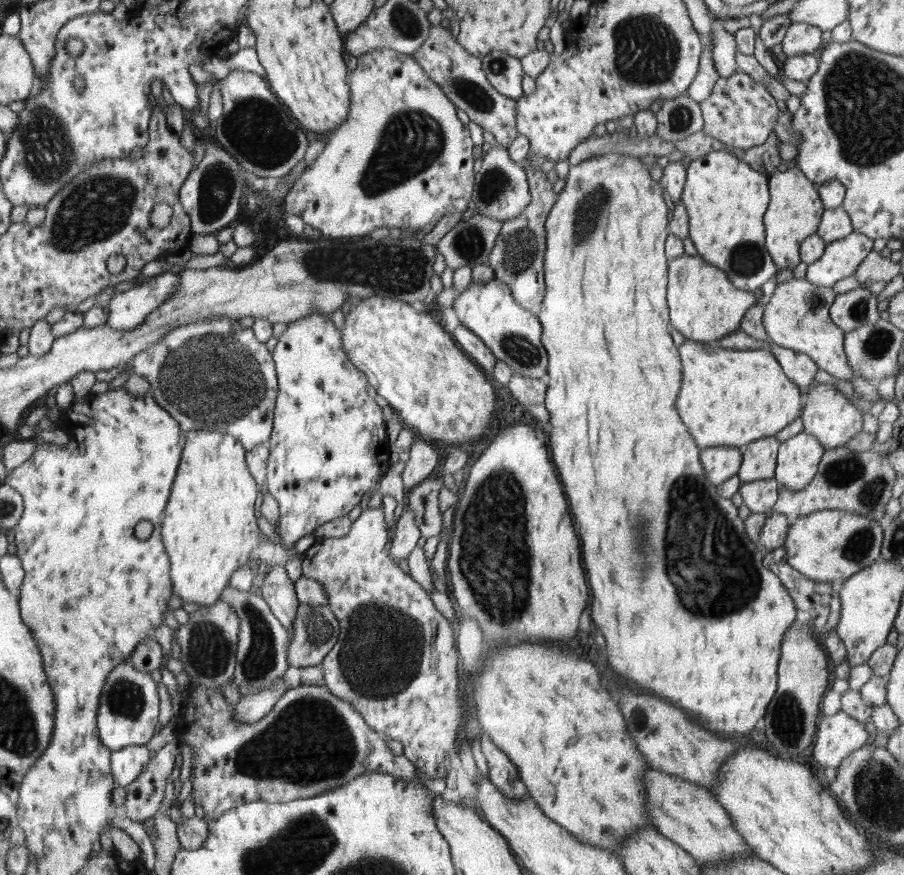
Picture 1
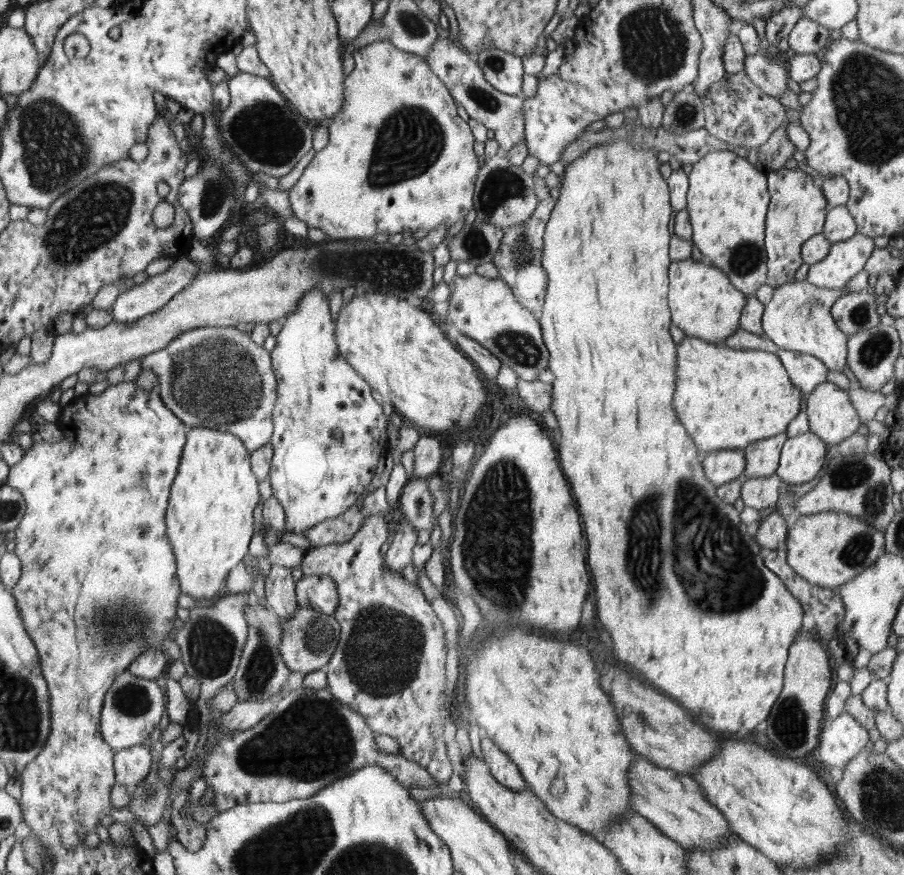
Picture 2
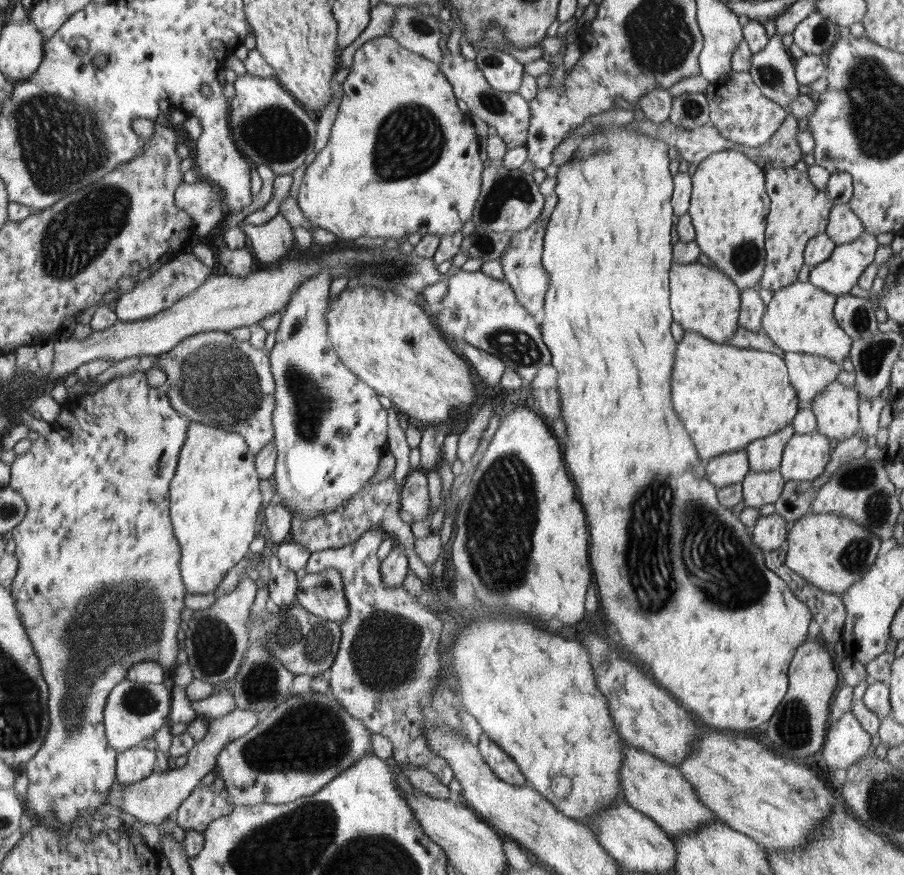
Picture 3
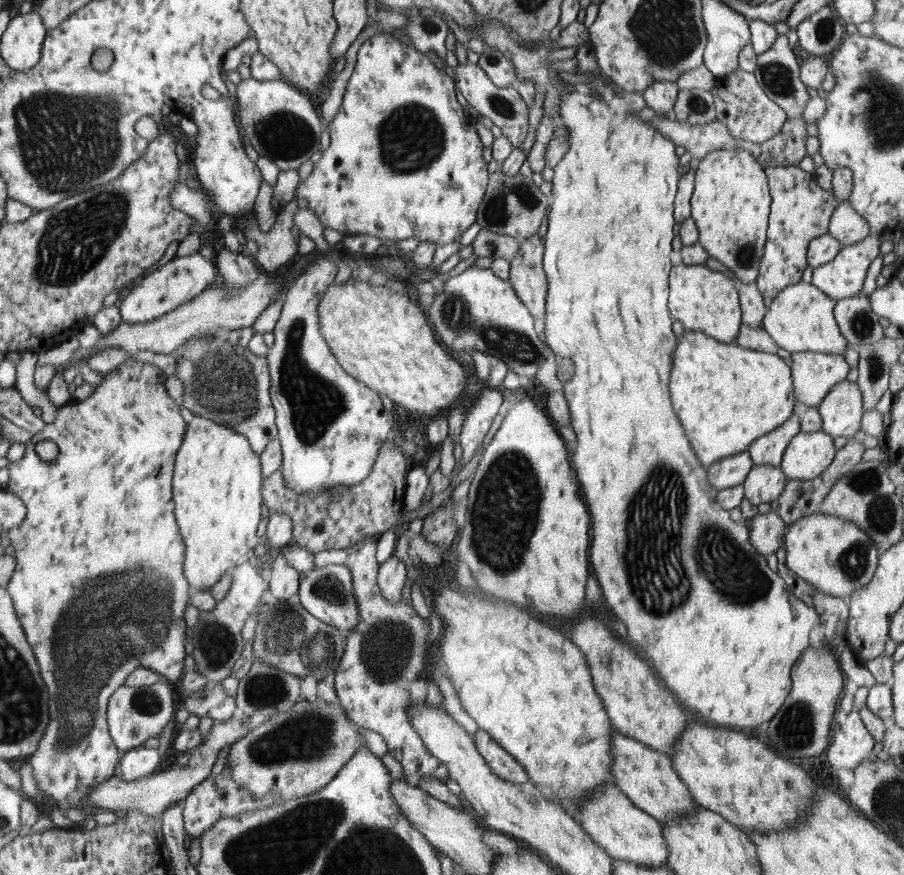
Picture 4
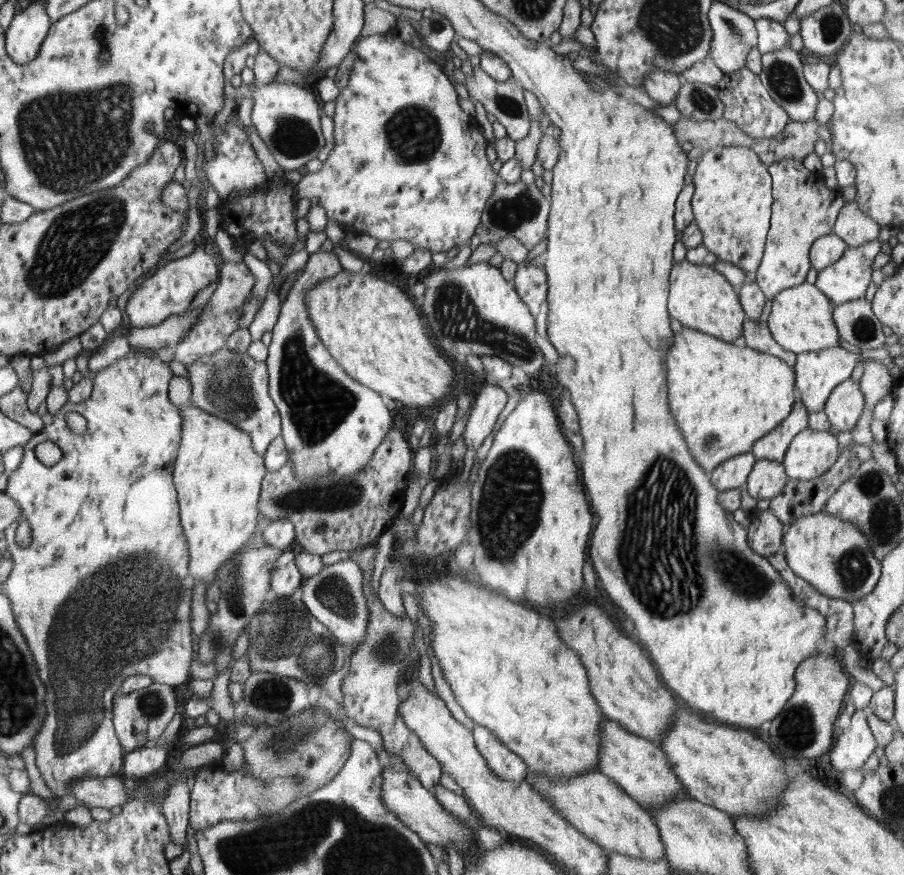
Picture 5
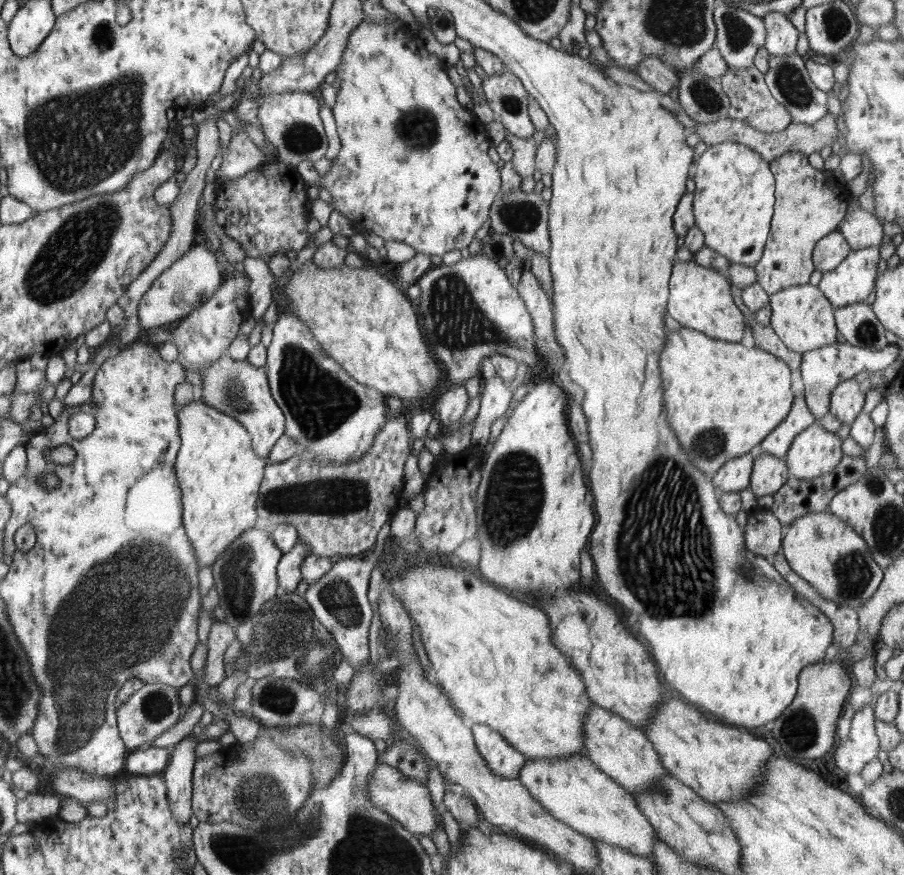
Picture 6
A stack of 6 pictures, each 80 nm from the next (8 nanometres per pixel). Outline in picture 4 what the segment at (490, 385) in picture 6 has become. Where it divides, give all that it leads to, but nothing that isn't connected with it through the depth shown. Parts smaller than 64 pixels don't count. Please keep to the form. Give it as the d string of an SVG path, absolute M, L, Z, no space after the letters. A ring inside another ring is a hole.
M487 387L480 398L476 400L474 408L467 412L462 425L459 442L463 450L464 462L469 462L484 442L484 436L494 417L503 411L511 396L501 388Z

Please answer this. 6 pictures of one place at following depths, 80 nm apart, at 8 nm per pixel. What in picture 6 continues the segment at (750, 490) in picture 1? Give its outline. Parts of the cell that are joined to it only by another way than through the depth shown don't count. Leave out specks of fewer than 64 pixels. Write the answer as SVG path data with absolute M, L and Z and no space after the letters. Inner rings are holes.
M759 453L753 464L749 487L757 496L773 495L789 479L790 474L785 458Z

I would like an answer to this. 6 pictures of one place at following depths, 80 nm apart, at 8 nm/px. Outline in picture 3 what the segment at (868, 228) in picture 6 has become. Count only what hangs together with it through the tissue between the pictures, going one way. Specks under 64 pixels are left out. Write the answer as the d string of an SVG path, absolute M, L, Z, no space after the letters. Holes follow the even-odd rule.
M849 203L833 205L825 233L838 246L856 241L864 234L864 226Z

